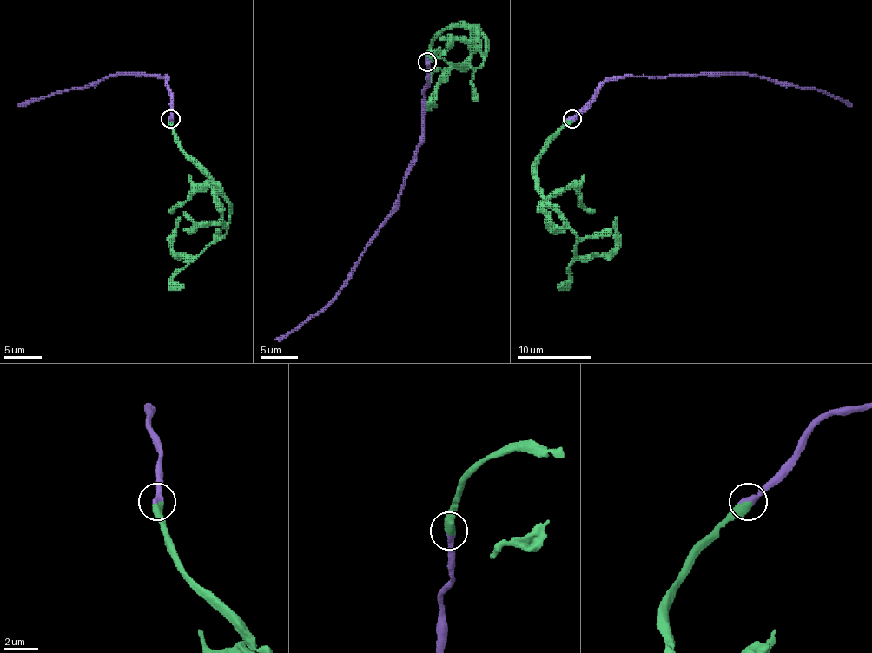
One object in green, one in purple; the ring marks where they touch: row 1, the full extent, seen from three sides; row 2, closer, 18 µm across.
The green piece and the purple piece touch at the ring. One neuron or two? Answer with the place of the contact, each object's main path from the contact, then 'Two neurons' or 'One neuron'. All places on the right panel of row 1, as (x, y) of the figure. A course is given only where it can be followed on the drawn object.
Place: (571, 118). Course of green: (572, 119), (538, 158), (537, 186), (550, 206), (578, 238), (578, 256), (606, 256), (613, 249), (617, 217). Course of purple: (572, 119), (610, 80), (690, 74), (756, 74), (794, 85), (812, 87), (842, 98), (849, 106). One neuron

